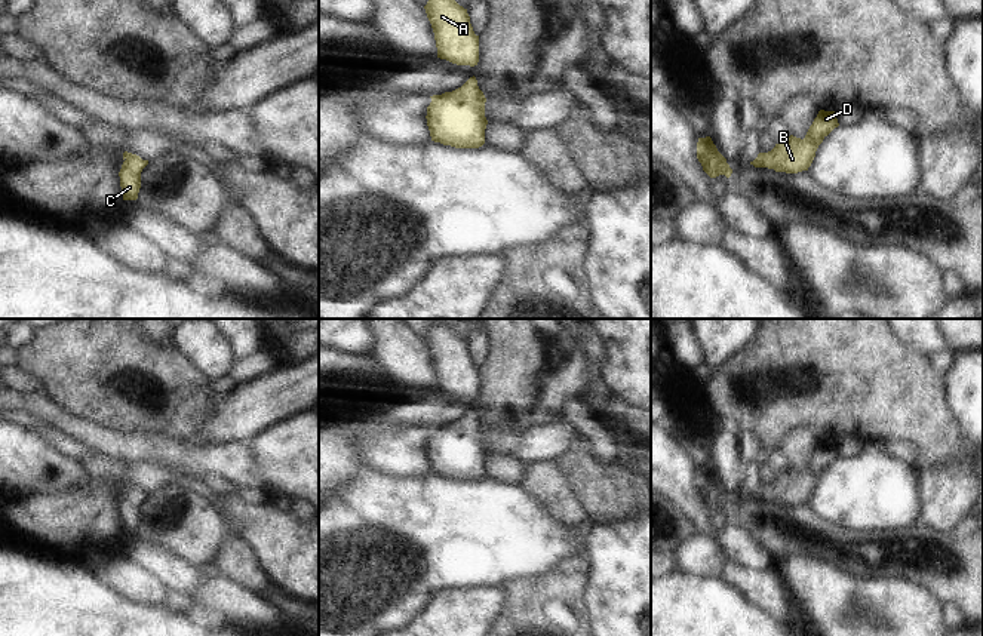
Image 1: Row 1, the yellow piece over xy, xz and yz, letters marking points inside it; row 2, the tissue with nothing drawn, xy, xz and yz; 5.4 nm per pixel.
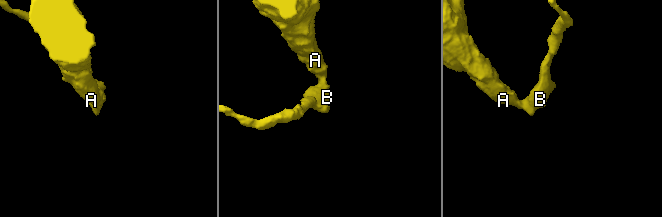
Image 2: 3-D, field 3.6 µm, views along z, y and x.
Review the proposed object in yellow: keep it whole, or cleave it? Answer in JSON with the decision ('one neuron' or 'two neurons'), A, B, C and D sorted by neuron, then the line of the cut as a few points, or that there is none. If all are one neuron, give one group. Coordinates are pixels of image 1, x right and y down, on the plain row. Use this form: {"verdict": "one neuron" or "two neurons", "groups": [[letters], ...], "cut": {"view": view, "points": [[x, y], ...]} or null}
{"verdict": "one neuron", "groups": [["A", "B", "C", "D"]], "cut": null}

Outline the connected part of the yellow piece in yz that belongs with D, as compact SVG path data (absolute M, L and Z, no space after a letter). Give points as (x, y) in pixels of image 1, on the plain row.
M820 442L804 471L790 467L784 474L775 476L771 483L759 485L750 497L786 506L808 503L818 477L838 458L835 443Z

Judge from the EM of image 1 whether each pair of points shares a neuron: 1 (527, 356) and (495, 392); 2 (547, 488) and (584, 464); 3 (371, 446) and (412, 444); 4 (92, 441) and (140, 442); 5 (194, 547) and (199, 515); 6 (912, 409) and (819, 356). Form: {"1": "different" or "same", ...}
{"1": "same", "2": "different", "3": "same", "4": "same", "5": "same", "6": "same"}

